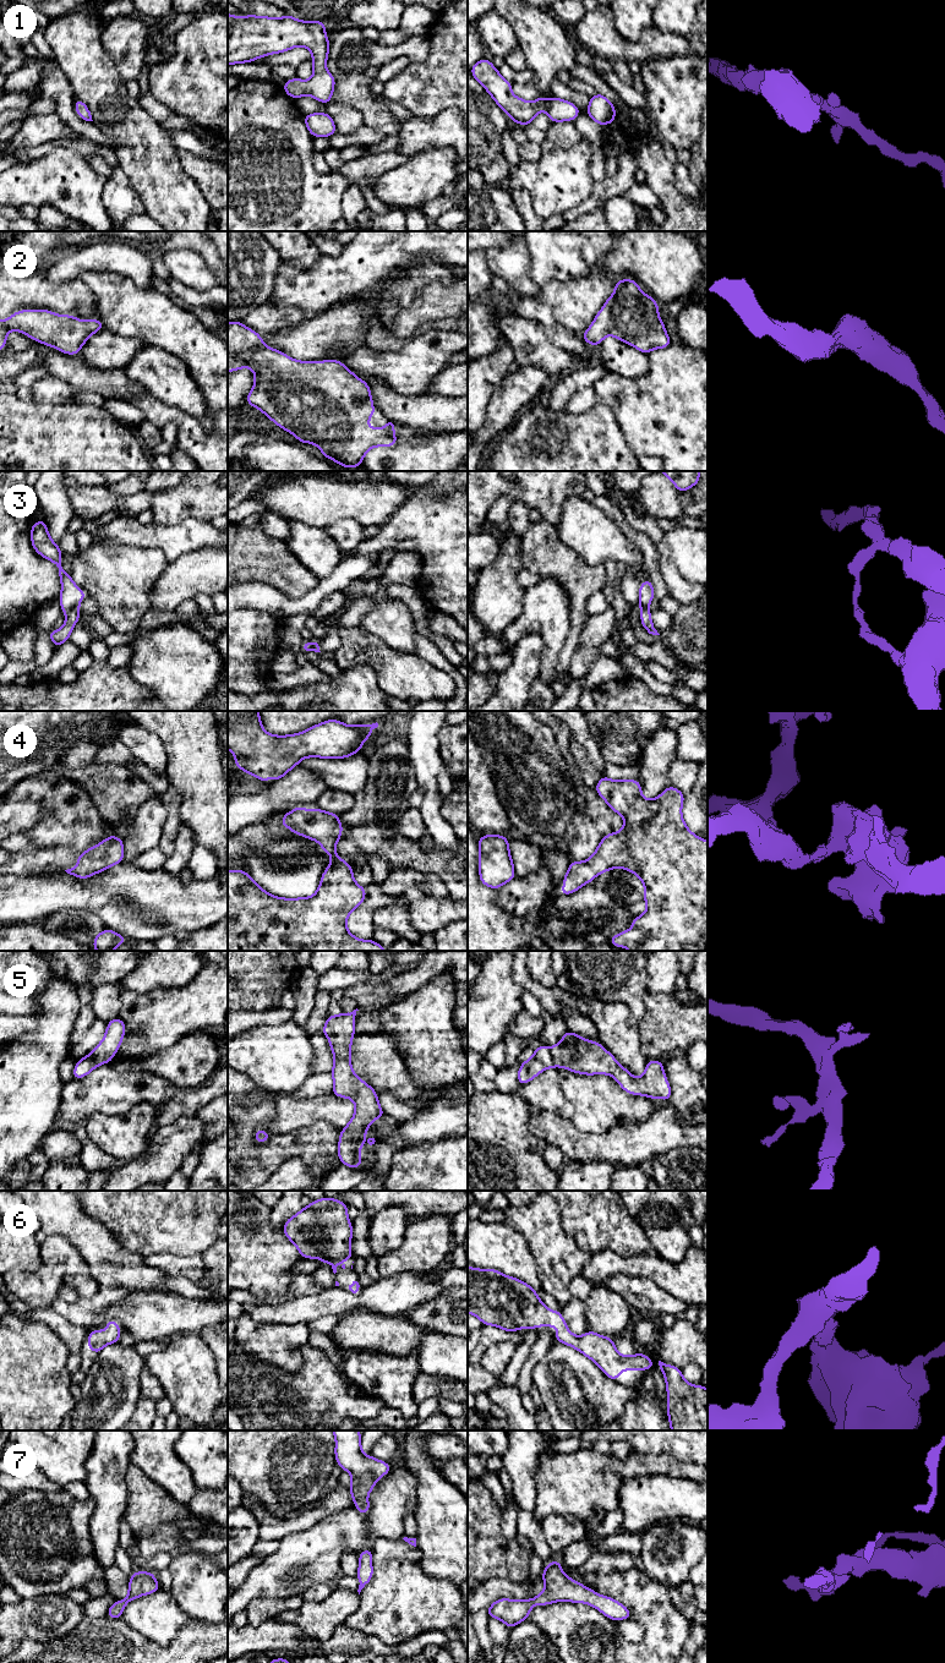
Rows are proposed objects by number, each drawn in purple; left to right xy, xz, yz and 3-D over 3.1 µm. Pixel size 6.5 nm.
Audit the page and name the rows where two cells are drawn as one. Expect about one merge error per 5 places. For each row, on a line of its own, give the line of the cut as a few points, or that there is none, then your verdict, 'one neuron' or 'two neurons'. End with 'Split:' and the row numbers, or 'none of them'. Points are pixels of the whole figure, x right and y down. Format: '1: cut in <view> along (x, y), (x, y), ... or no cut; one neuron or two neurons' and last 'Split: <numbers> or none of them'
1: no cut; one neuron
2: no cut; one neuron
3: cut in xy along (77, 603), (66, 616); two neurons
4: no cut; one neuron
5: no cut; one neuron
6: no cut; one neuron
7: no cut; one neuron
Split: 3

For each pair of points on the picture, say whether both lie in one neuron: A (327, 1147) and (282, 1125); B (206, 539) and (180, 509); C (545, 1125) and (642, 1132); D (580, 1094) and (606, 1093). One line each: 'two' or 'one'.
A: two
B: two
C: one
D: one

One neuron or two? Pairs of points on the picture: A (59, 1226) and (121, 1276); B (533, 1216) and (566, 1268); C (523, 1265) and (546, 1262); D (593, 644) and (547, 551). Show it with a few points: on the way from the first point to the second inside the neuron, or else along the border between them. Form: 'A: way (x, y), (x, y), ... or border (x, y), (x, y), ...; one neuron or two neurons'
A: way (76, 1235), (97, 1256), (97, 1263), (104, 1265); one neuron
B: way (542, 1229), (557, 1256); one neuron
C: border (523, 1237), (531, 1252), (542, 1289); two neurons
D: border (589, 616), (579, 636), (578, 647), (573, 652); two neurons

